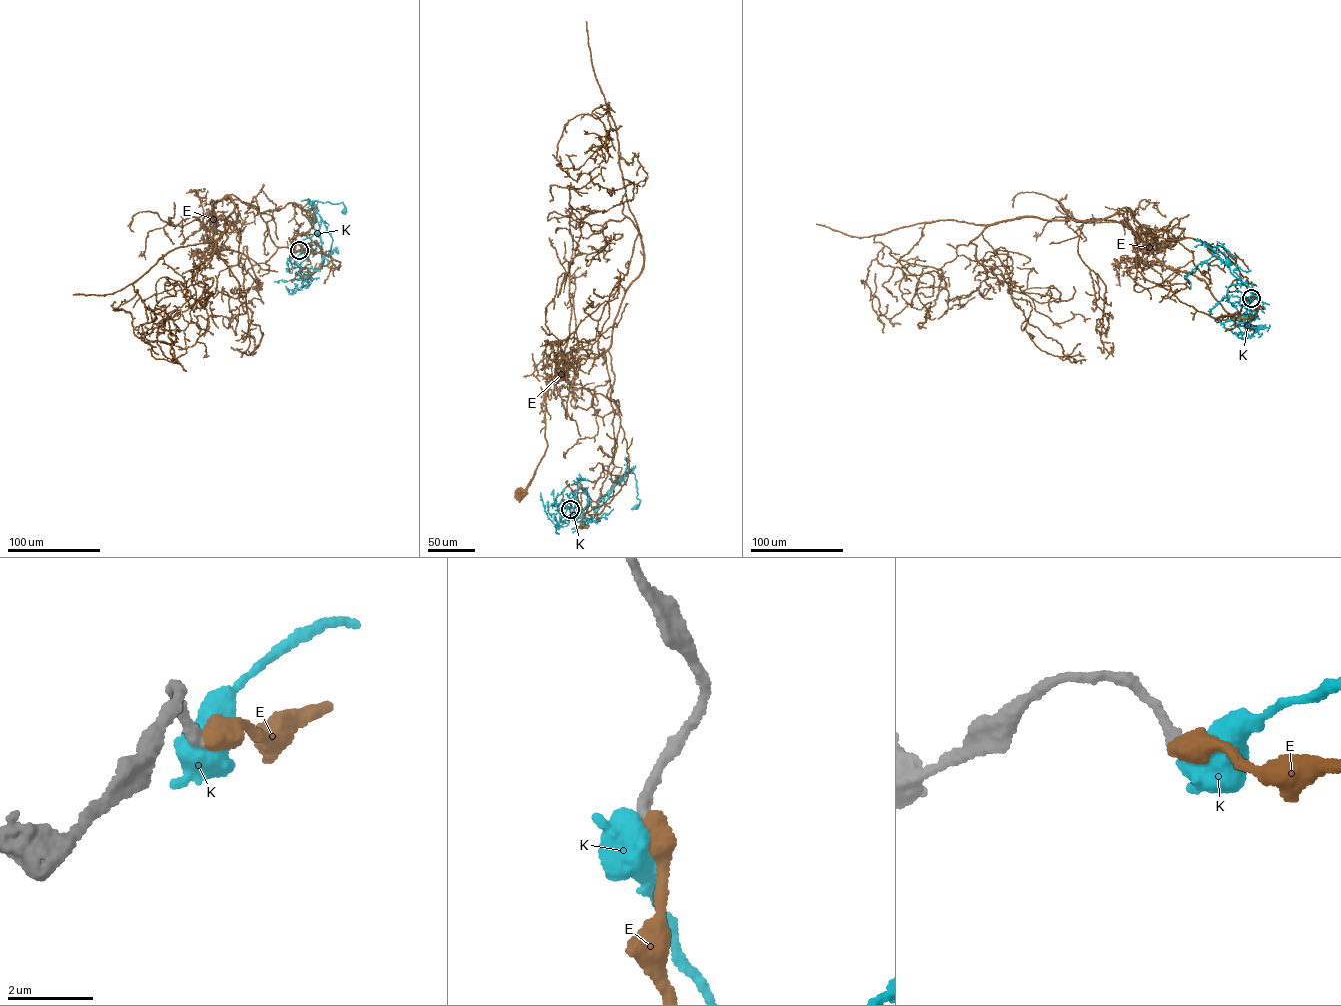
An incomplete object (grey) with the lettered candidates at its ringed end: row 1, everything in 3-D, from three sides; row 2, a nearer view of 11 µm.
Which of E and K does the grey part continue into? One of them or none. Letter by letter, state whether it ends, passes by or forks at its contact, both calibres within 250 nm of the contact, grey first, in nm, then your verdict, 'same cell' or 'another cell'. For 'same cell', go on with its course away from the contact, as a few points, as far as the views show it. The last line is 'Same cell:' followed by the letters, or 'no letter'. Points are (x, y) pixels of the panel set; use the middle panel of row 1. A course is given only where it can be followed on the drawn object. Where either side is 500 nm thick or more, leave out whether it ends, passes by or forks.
E: 280 nm thick on the grey side, 550 nm on the other; same cell; it runs (570, 509), (576, 519), (598, 502), (613, 458), (605, 353), (643, 260), (609, 102), (564, 127), (564, 177)
K: 260 nm thick on the grey side, 750 nm on the other; another cell
Same cell: E

